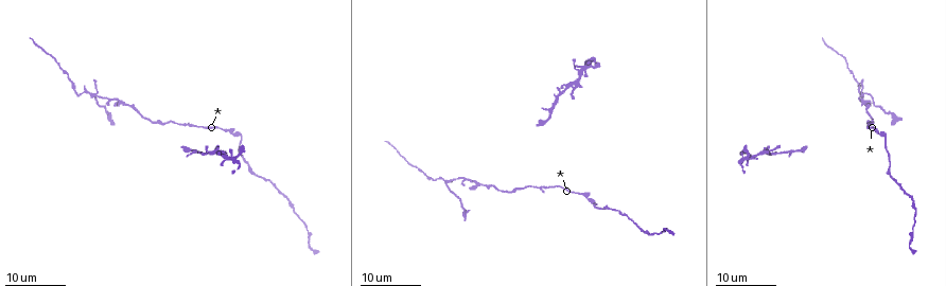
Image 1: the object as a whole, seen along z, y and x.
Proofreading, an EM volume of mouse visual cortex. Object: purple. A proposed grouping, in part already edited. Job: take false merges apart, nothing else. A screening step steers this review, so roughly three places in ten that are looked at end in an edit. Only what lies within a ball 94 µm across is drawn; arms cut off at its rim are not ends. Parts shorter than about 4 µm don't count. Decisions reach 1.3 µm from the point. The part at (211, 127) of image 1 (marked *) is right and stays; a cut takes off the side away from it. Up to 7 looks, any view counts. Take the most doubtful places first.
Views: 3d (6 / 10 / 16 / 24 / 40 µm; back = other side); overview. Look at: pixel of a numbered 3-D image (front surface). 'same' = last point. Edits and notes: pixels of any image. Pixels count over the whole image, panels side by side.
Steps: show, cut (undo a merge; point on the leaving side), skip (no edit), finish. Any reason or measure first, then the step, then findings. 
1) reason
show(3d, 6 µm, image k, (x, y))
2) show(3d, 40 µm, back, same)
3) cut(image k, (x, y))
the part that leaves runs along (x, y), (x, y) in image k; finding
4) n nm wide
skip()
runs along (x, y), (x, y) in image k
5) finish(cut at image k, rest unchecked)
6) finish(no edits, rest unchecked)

two arms in line, one across
show(3d, 16 µm, image 1, (89, 94))

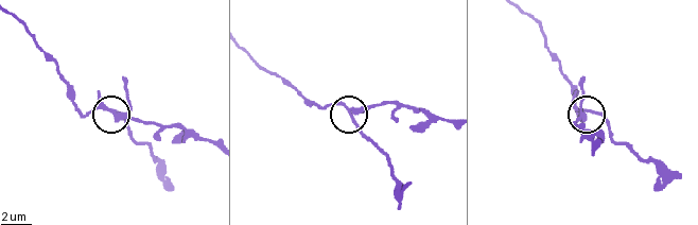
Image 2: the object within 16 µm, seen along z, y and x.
show(3d, 6 µm, image 2, (113, 110))

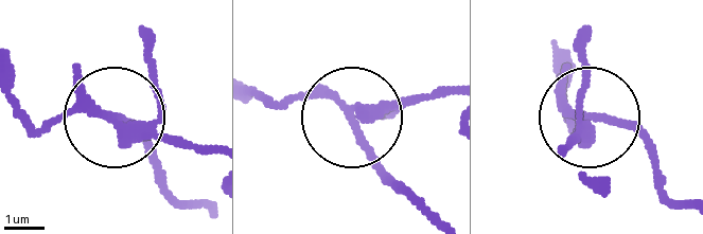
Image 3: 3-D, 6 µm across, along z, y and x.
cut(image 3, (378, 162))
two neurons meet here

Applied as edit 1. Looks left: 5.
arms part here
show(3d, 24 µm, image 1, (191, 126))

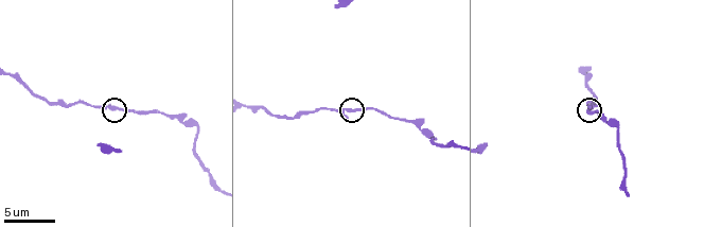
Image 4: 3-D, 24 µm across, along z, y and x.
show(3d, 10 µm, image 4, (348, 111))

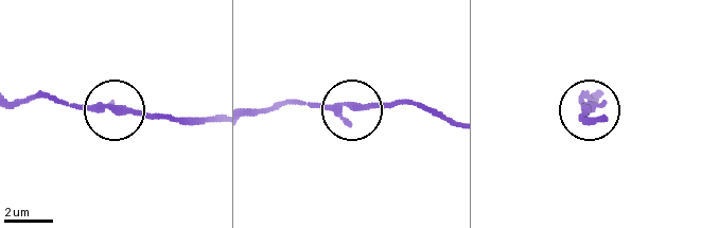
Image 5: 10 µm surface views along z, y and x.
230 nm wide
skip()
runs along (204, 119), (151, 119), (49, 101) in image 5; one neuron here

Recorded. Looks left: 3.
redraw
show(overview)

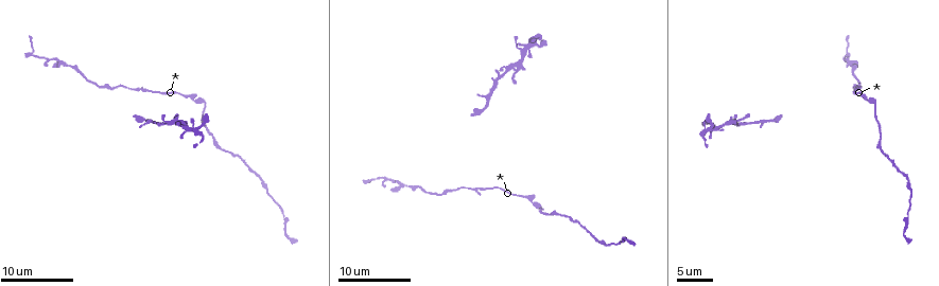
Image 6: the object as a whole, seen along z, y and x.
calibre changes
show(3d, 24 µm, image 6, (876, 102))

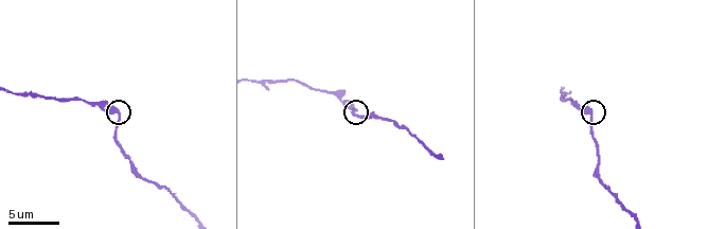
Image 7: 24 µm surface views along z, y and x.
show(3d, 10 µm, image 7, (592, 113))

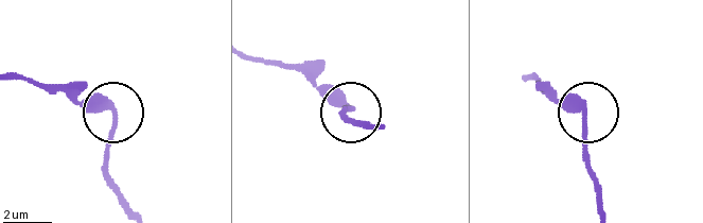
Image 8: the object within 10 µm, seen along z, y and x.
skip()
runs along (529, 76), (582, 114), (590, 178) in image 8; all the same neuron

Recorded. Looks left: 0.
finish(cut at image 3, rest unchecked)

